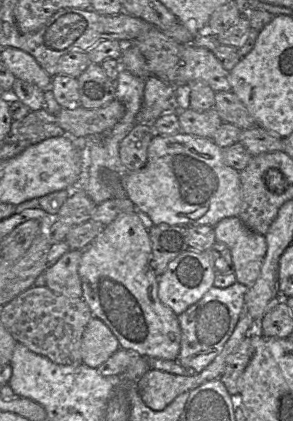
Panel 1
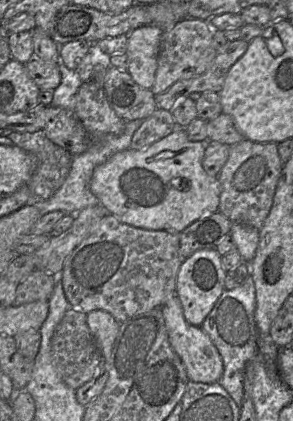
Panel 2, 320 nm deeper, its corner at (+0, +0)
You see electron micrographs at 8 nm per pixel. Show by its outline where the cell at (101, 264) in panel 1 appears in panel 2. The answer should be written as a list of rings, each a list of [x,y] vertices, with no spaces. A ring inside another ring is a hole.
[[[176,295],[171,297],[160,309],[170,345],[183,363],[187,379],[207,384],[218,382],[223,374],[223,361],[209,336],[201,327],[193,326],[186,321],[181,303]]]

